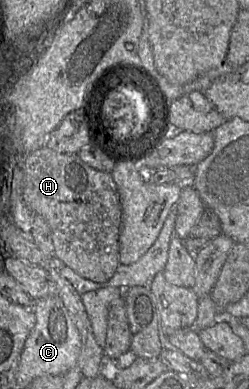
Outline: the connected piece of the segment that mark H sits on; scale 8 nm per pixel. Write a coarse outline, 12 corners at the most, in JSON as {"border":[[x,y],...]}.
{"border":[[45,146],[25,156],[24,203],[55,257],[104,283],[120,264],[111,173]]}

